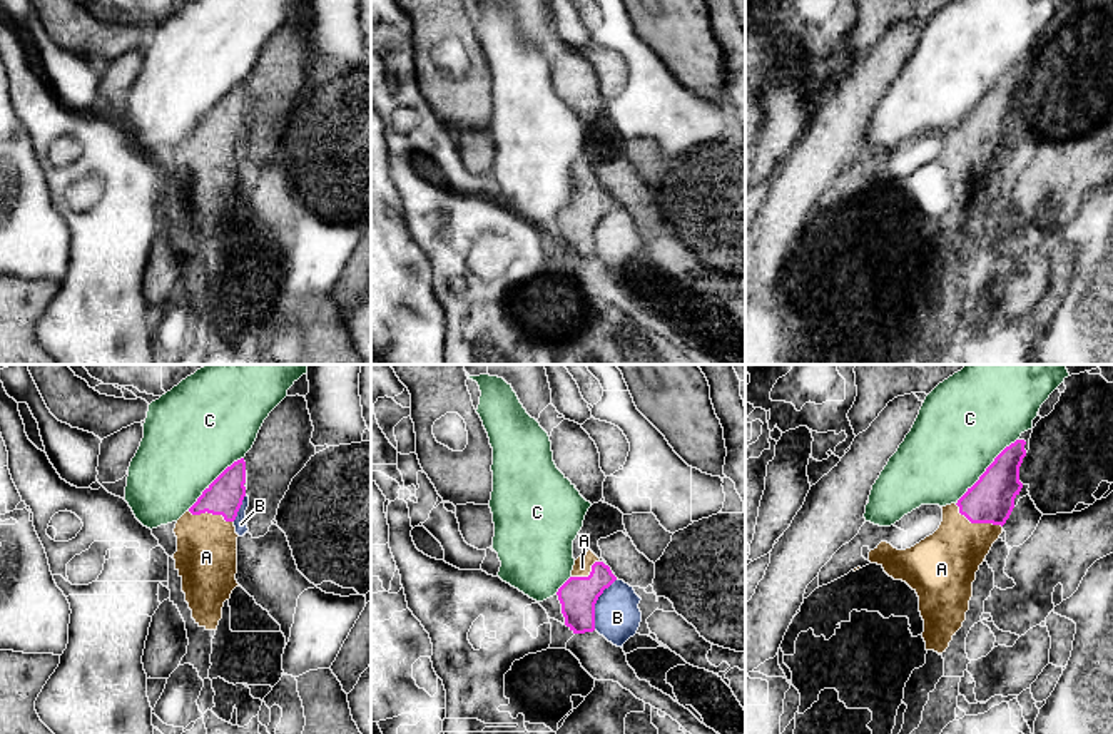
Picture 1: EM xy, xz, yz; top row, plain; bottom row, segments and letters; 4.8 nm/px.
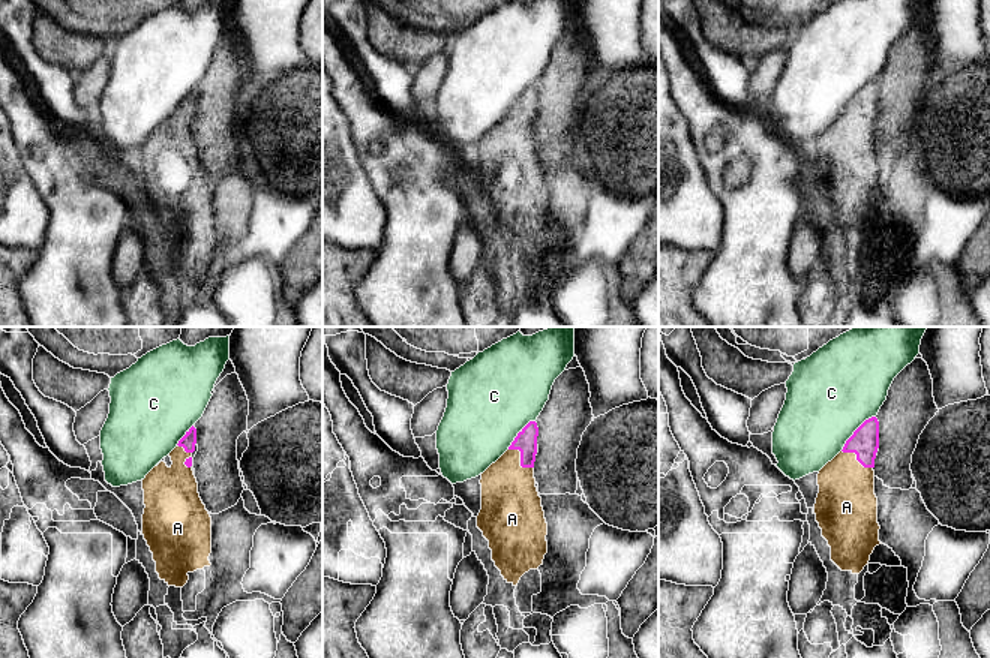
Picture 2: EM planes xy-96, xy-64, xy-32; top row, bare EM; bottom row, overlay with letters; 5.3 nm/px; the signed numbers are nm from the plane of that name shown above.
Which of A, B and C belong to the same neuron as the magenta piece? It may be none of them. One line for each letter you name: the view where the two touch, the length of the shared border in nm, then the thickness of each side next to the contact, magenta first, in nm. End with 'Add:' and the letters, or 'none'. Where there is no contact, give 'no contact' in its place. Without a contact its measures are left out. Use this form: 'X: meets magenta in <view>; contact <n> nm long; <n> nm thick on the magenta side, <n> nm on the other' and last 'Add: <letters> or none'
A: meets magenta in yz; contact 260 nm long; 220 nm thick on the magenta side, 300 nm on the other
Add: A

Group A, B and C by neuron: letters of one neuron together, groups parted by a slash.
A / B / C

